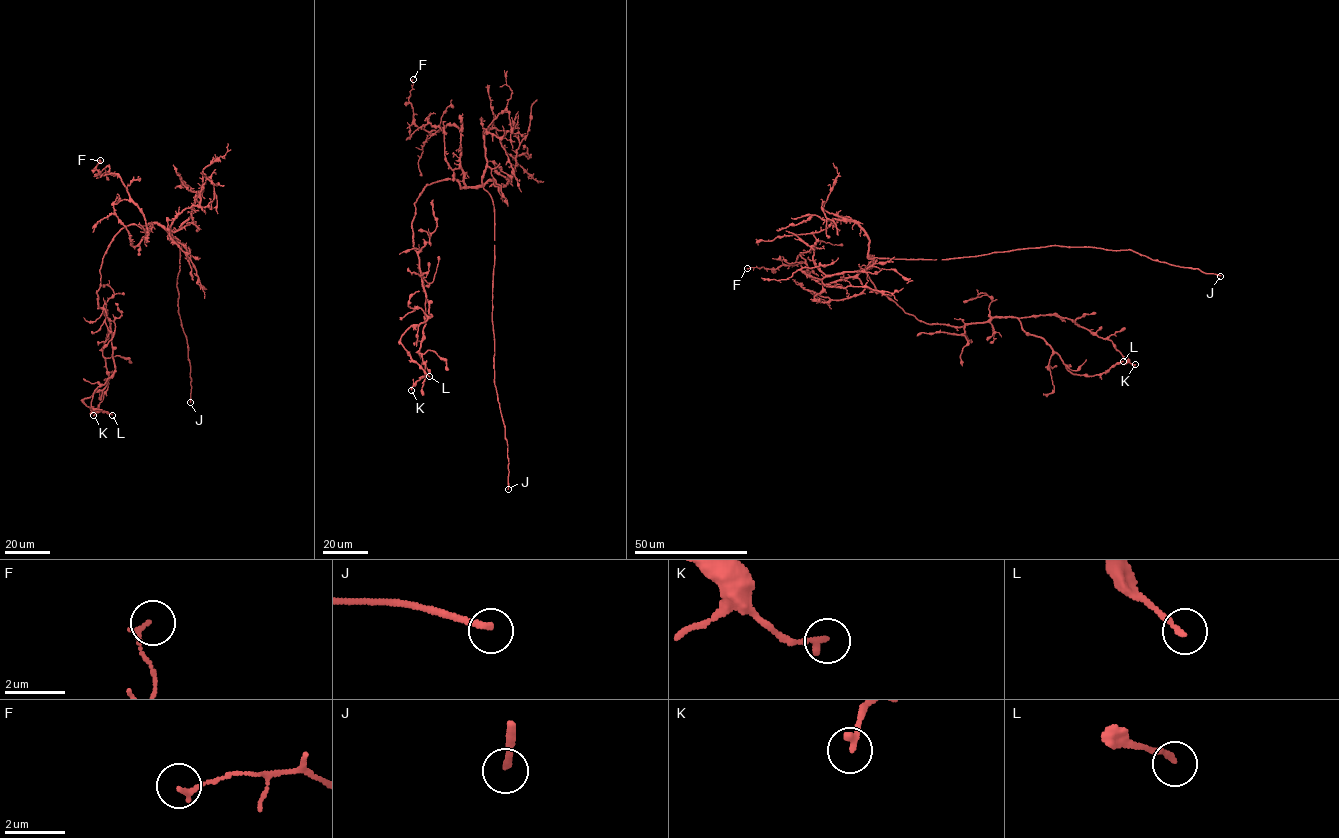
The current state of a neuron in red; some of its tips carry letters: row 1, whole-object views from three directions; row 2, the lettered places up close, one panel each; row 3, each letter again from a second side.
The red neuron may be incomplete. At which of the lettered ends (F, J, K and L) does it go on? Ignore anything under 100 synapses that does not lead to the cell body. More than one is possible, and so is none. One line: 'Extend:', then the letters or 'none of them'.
Extend: J

